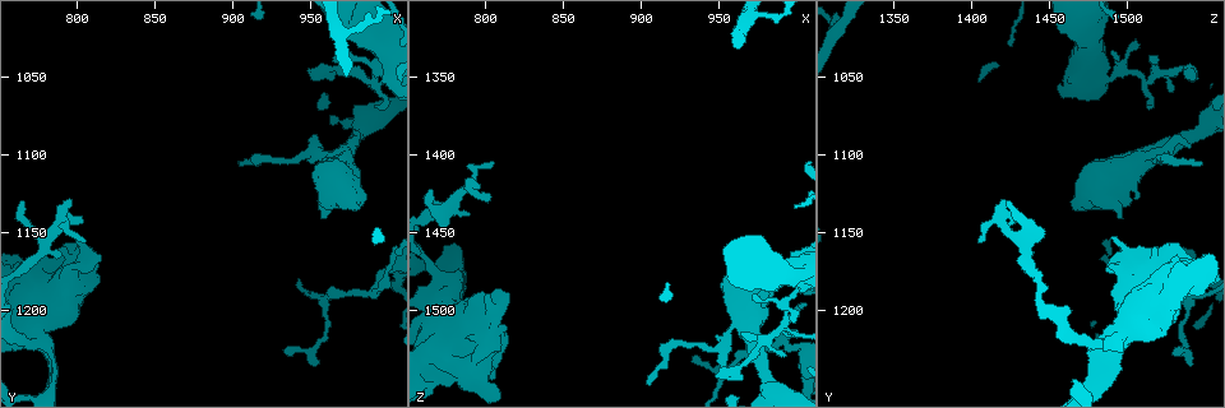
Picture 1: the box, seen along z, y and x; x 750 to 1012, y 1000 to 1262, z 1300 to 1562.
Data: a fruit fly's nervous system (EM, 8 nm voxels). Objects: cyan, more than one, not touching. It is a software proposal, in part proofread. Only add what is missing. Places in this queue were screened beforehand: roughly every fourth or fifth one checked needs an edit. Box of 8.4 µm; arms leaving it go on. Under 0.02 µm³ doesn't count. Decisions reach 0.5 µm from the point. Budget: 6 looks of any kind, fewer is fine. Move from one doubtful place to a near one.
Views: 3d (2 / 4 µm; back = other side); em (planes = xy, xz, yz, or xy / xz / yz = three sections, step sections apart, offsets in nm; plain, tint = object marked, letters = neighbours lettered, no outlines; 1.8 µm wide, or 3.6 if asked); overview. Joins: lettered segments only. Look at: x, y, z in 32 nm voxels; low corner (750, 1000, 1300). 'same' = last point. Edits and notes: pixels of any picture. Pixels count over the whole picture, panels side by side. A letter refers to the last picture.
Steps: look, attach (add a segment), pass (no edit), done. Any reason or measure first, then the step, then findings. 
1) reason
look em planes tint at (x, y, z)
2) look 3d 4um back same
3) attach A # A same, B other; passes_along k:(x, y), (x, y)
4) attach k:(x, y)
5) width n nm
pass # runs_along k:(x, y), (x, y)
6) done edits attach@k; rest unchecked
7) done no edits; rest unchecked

four arms meet
look em 3.6um xy step 4 tint at (772, 1218, 1490)

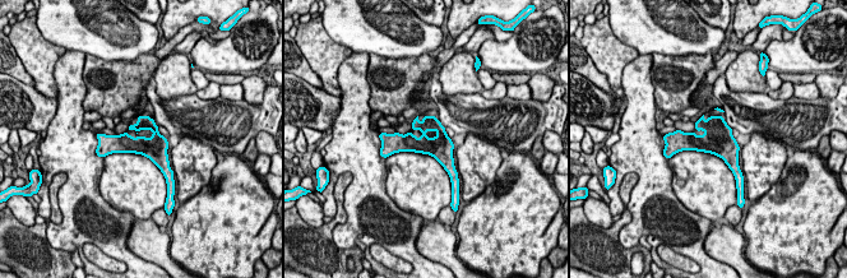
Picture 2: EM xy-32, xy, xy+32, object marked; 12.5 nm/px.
cut it another way
look em 3.6um yz step 4 letters same

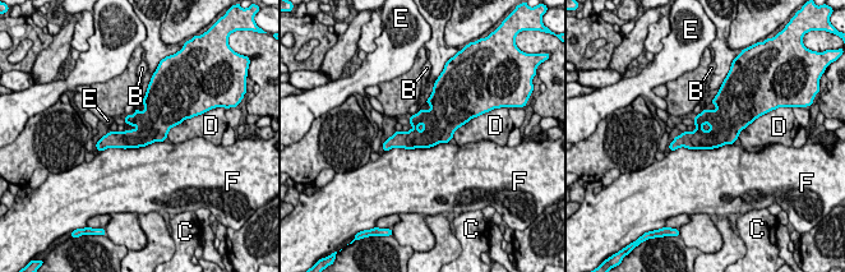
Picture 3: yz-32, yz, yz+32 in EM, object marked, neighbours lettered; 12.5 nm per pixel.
pass # B other, C other, D other, E other, F other; border 3:(448, 142), (392, 147), (384, 152); no lettered segment goes on from it

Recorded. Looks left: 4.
touches itself
look 3d 4um at (800, 1170, 1490)

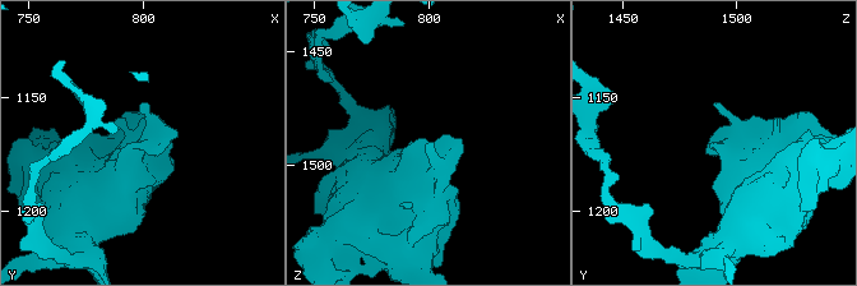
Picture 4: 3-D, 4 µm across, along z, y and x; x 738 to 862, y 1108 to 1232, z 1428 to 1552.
look em yz step 8 letters at (799, 1172, 1490)

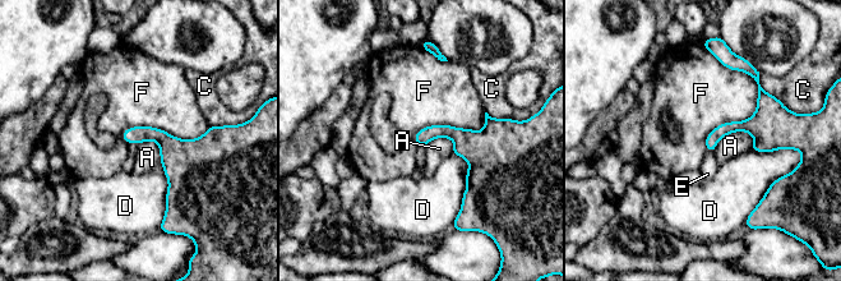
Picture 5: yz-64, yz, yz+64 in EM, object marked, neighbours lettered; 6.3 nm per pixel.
pass # A other, C other, D other, E other, F other; border 5:(129, 142), (138, 144); none of them fits

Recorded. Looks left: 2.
tapers out
look em planes letters at (952, 1052, 1542)

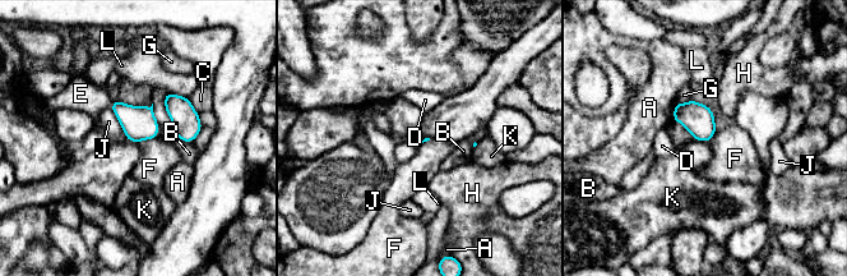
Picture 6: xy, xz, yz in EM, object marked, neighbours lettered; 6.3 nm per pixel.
attach E # A other, B other, C other, D other, E same, F other, G other, H other, J other, K other, L other; passes_along 6:(138, 123), (112, 105), (81, 93); the neuron continues

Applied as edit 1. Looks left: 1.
done edits attach@6; rest unchecked

